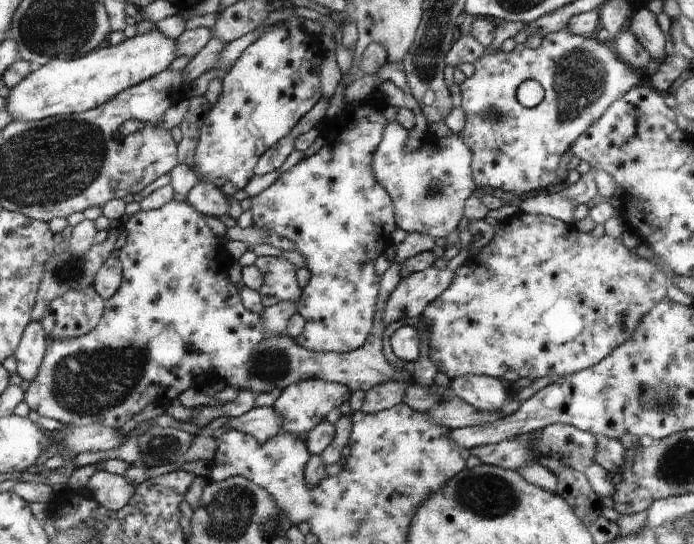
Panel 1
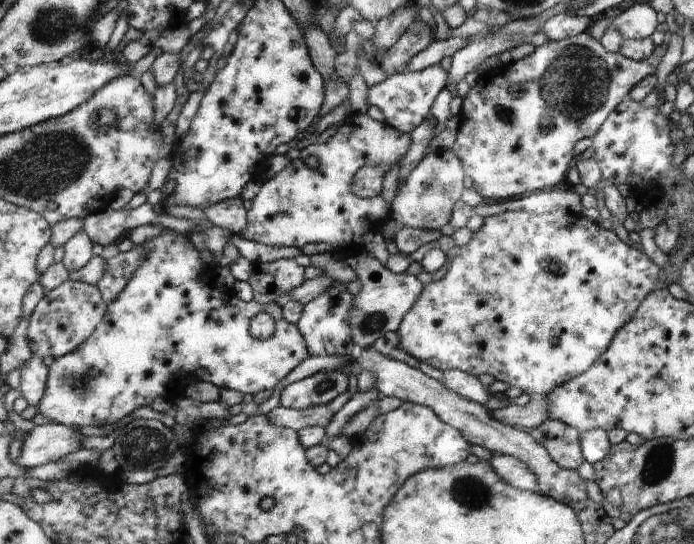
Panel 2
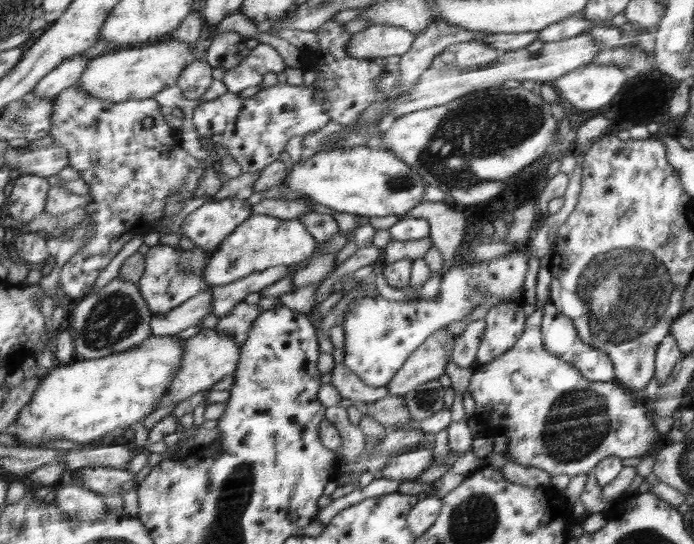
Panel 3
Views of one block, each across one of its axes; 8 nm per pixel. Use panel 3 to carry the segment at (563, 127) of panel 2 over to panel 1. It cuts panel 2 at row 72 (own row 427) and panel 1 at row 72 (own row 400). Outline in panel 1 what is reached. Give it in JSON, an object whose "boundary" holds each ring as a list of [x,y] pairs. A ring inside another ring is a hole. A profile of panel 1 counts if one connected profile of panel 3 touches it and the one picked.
{"boundary":[[[567,30],[544,35],[542,44],[535,50],[524,44],[517,45],[510,53],[500,49],[486,48],[484,55],[474,64],[476,71],[460,85],[462,110],[466,117],[466,126],[457,136],[465,139],[473,151],[473,182],[478,186],[488,186],[525,196],[534,190],[556,189],[556,168],[560,164],[560,156],[573,146],[579,137],[594,122],[599,121],[621,97],[638,85],[641,74],[622,62],[617,54],[605,43],[581,35],[572,35]],[[536,80],[544,90],[544,100],[534,108],[522,107],[516,100],[516,92],[522,82]],[[488,112],[496,112],[492,118]]]}

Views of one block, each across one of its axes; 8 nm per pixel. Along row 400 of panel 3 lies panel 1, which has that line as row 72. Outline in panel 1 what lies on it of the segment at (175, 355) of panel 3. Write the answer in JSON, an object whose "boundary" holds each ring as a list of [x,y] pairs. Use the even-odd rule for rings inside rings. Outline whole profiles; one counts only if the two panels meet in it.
{"boundary":[[[152,31],[130,37],[120,45],[110,45],[86,58],[55,59],[48,65],[35,68],[7,98],[7,110],[14,121],[35,122],[51,117],[62,117],[98,109],[146,80],[157,77],[179,58],[177,40],[162,32]]]}

